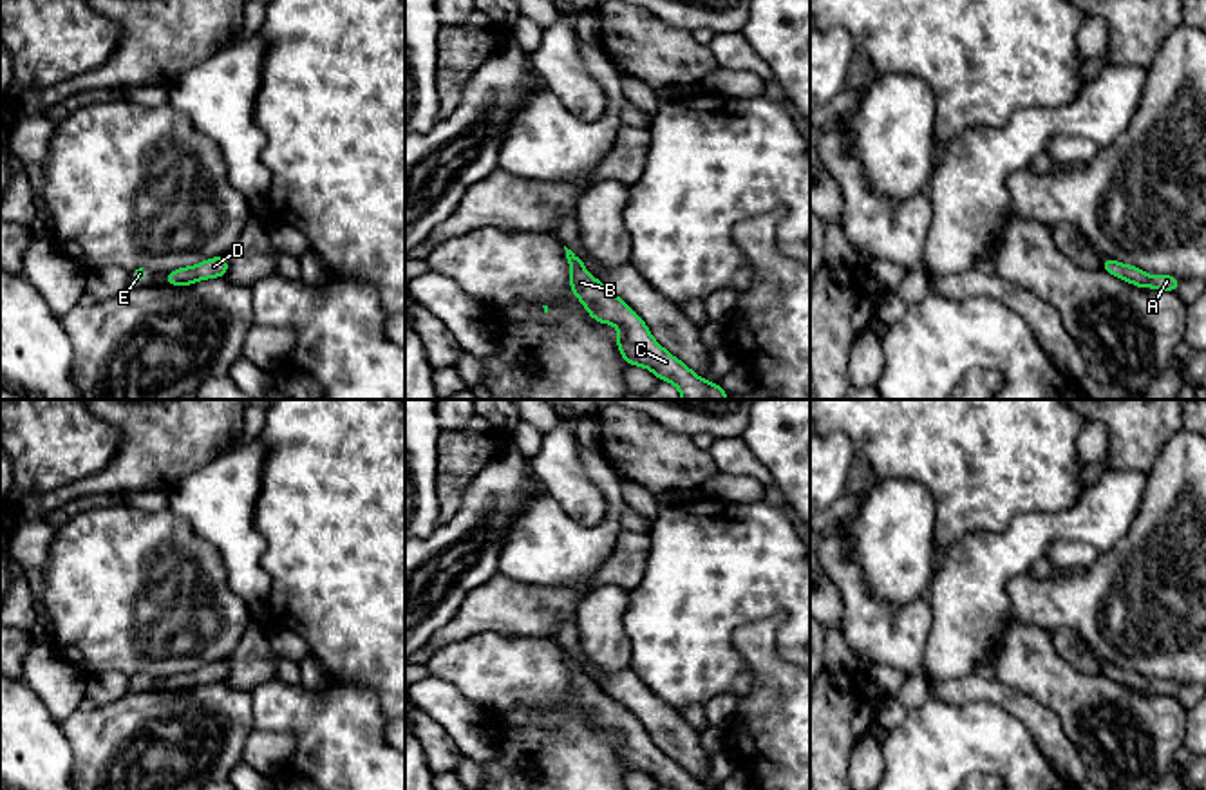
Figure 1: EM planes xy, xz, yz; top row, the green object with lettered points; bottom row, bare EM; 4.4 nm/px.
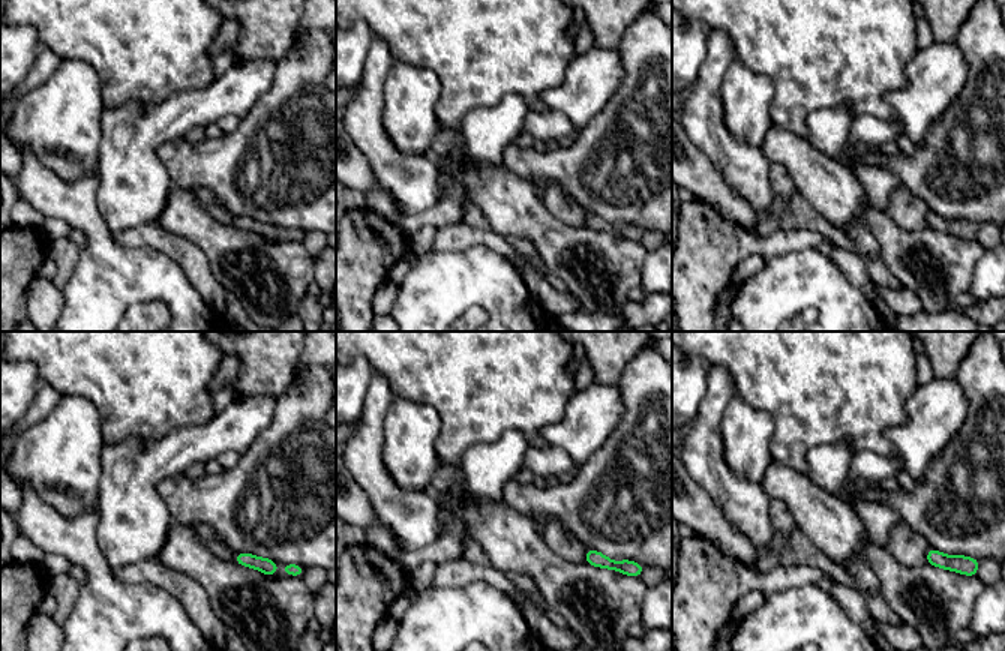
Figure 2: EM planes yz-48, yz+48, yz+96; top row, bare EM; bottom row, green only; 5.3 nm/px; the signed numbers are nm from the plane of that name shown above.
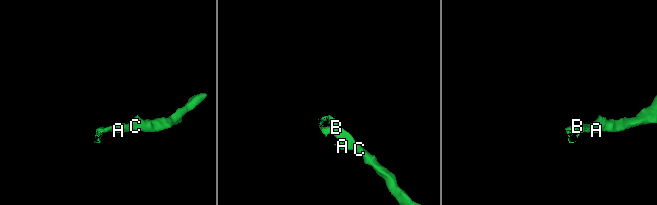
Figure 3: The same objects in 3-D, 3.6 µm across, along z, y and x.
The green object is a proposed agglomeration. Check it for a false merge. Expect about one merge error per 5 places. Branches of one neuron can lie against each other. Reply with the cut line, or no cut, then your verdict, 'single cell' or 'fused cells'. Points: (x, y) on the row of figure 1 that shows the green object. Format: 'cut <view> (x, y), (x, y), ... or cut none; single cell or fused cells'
cut none; single cell

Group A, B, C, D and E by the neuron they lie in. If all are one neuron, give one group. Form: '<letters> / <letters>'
A B C D E

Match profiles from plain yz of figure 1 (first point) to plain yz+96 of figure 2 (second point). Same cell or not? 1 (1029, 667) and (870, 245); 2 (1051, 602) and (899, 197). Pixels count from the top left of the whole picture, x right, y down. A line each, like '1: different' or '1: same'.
1: different
2: different

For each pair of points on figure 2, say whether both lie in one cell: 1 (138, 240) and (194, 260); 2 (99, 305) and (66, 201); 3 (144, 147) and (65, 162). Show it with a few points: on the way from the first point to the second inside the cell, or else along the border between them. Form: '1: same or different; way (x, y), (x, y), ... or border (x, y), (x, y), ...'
1: same; way (152, 240), (165, 240), (180, 249)
2: same; way (99, 279), (99, 237), (92, 227)
3: different; border (99, 120), (101, 147), (96, 173)

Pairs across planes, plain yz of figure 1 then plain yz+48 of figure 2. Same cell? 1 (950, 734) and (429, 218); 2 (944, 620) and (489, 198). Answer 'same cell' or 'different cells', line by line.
1: different cells
2: different cells

